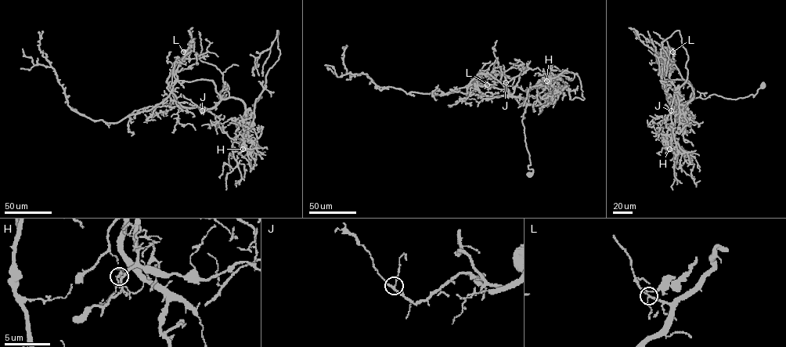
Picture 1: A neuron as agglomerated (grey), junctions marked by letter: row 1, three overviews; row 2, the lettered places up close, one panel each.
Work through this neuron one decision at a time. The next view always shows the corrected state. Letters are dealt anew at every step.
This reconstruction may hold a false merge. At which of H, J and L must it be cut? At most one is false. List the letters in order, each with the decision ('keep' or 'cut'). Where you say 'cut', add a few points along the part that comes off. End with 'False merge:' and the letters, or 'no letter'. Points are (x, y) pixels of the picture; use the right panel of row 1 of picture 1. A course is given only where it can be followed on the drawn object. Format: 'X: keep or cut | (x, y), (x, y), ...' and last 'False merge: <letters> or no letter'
H: cut | (669, 149), (667, 131), (674, 92), (687, 75), (688, 56), (679, 30), (662, 42), (658, 75)
J: keep
L: keep
False merge: H

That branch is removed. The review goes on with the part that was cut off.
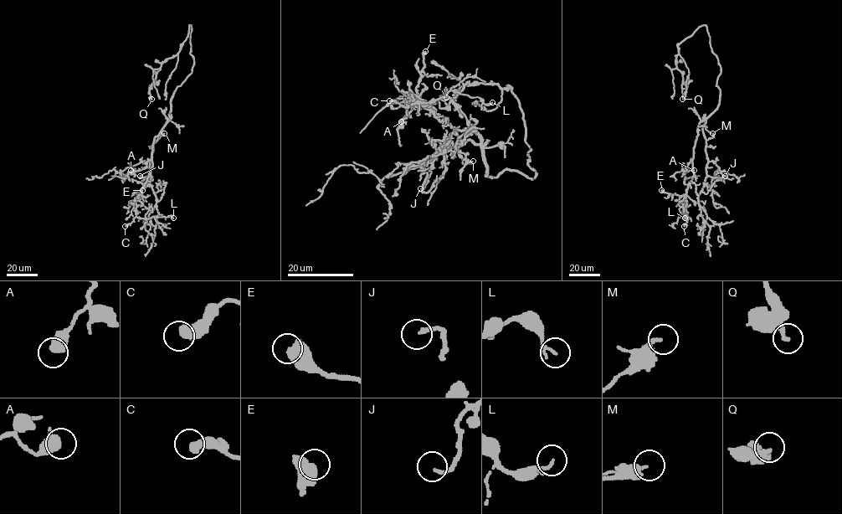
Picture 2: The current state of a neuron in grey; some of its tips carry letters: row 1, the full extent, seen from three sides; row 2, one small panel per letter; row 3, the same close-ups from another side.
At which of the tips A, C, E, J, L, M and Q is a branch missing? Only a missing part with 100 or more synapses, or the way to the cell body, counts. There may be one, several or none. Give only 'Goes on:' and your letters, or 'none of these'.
Goes on: none of these

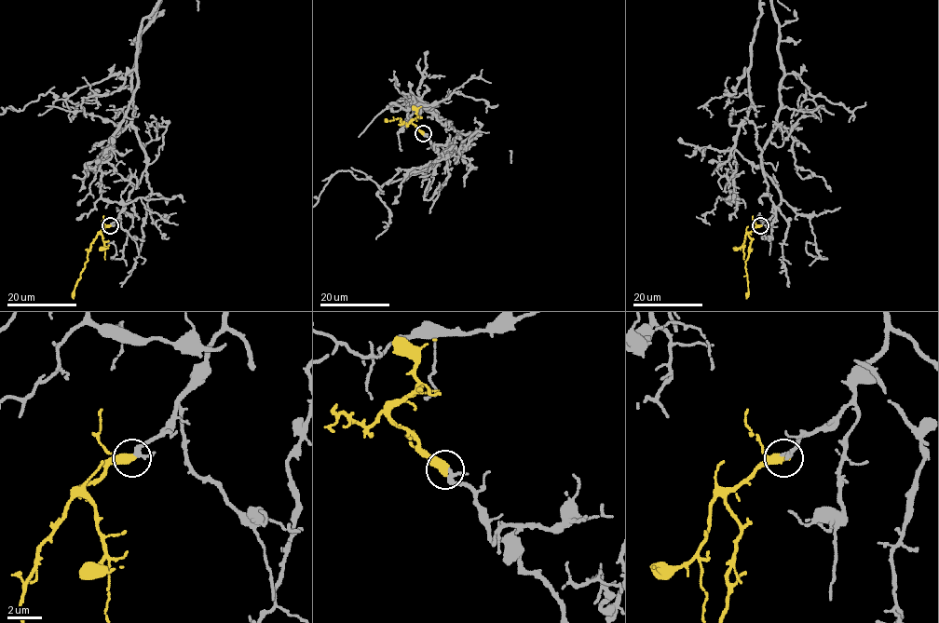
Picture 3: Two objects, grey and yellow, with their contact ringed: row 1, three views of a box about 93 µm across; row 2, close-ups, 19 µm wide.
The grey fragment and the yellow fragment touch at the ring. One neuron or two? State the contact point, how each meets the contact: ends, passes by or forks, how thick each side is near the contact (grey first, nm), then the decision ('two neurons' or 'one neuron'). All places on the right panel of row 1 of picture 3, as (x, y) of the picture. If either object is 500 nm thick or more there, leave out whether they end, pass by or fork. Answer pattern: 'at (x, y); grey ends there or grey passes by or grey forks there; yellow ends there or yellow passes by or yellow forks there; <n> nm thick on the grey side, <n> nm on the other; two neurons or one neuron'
at (760, 225); 320 nm thick on the grey side, 550 nm on the other; one neuron

